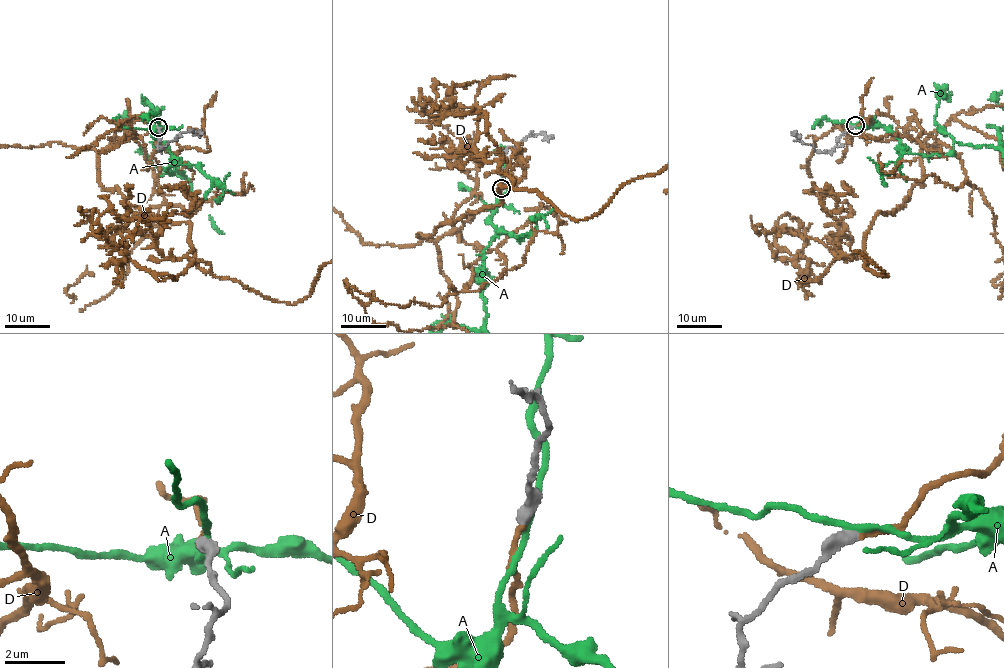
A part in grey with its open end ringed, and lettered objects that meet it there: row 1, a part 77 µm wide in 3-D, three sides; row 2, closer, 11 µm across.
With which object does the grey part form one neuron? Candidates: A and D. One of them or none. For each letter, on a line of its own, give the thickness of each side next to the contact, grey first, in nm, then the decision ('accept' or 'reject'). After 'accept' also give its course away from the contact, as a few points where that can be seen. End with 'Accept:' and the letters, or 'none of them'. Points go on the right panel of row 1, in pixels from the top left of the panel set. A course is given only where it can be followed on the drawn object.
A: 480 nm thick on the grey side, 190 nm on the other; reject
D: 440 nm thick on the grey side, 220 nm on the other; accept
Accept: D

